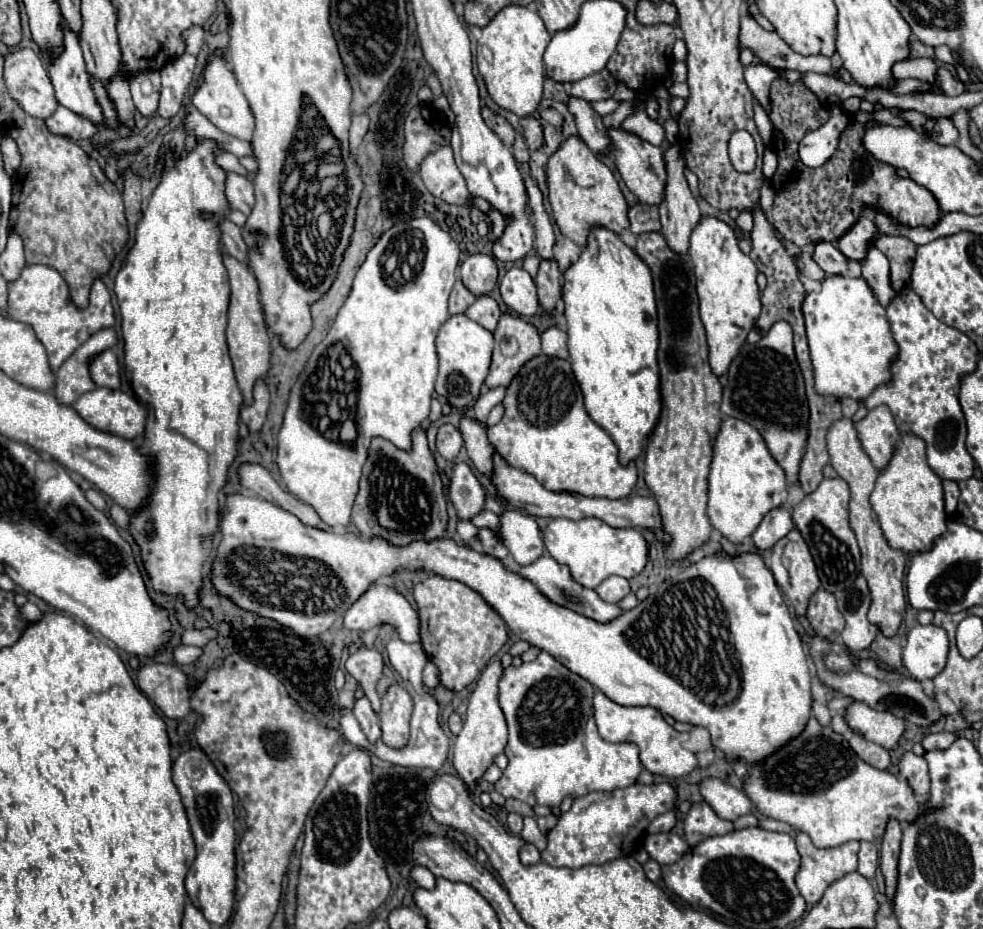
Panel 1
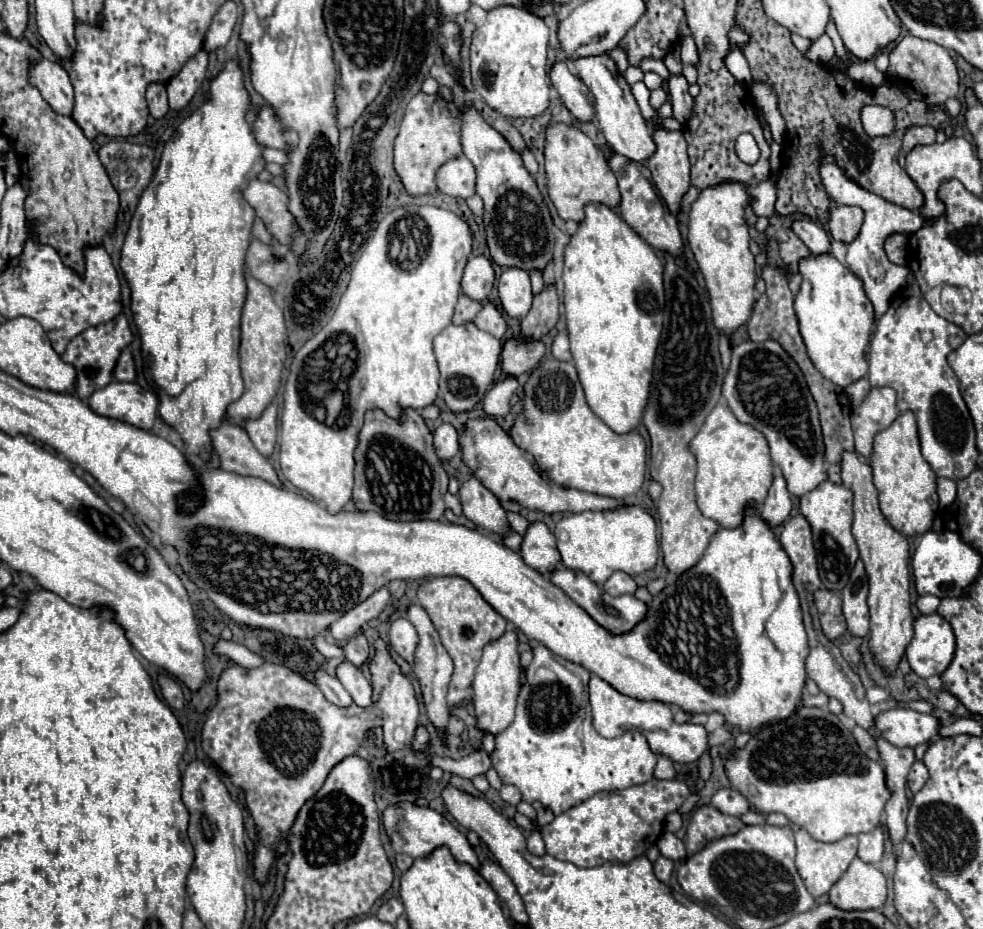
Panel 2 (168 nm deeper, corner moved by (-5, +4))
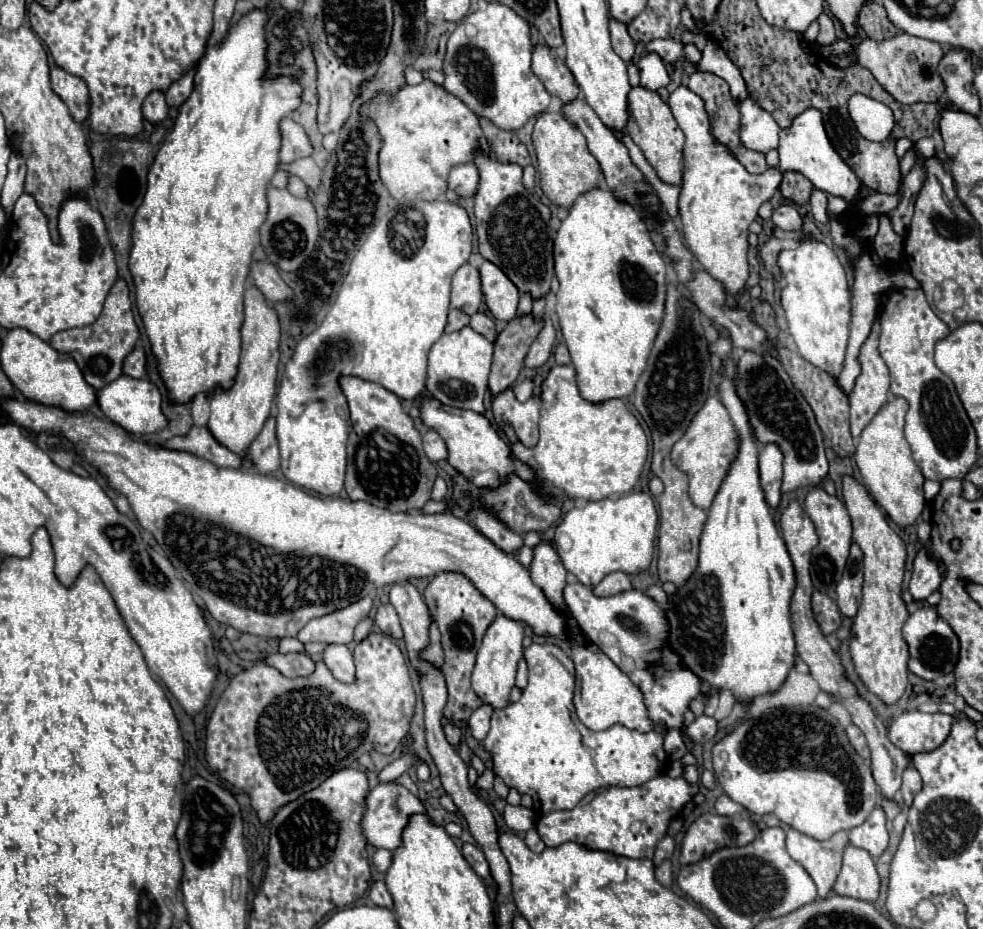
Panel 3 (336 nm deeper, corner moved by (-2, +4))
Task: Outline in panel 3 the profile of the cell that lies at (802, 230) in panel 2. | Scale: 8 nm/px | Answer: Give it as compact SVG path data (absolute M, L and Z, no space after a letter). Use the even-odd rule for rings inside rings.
M781 204L773 210L773 216L771 216L773 224L779 226L781 230L797 230L801 228L801 216L797 212L795 206L791 204Z

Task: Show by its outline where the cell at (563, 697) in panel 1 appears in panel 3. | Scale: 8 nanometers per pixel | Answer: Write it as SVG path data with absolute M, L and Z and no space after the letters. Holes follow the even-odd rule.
M531 644L525 648L525 660L529 666L529 684L523 690L519 702L493 710L491 730L485 736L483 746L493 756L493 772L501 776L509 788L515 788L521 794L531 794L535 798L533 808L537 814L575 808L587 792L597 790L601 780L589 780L589 756L585 756L585 744L581 744L581 732L575 726L575 712L571 702L575 686L573 662L555 644Z

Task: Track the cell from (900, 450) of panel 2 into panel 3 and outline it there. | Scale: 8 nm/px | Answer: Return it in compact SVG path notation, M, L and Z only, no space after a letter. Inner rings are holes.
M891 398L875 414L875 418L863 428L857 448L855 448L855 462L861 472L863 484L871 492L873 500L899 526L915 524L915 520L921 516L923 506L925 506L925 496L923 496L925 478L919 472L915 460L911 458L911 448L903 436L907 408L909 406L905 398Z

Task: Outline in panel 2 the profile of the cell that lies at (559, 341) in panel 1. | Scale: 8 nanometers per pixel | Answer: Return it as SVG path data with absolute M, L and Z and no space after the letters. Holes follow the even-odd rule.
M558 332L554 342L552 342L552 354L556 360L566 360L570 362L572 360L572 354L570 354L570 342L568 342L568 334L566 332Z

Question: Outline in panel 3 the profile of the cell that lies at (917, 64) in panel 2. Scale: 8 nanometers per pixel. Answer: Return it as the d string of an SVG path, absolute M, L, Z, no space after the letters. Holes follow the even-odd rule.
M899 32L897 36L883 40L883 42L875 42L875 40L861 40L859 44L851 44L847 40L835 40L833 44L819 44L815 42L815 50L825 56L839 56L839 54L855 54L859 66L867 68L877 82L899 102L899 104L915 104L915 102L937 102L939 96L945 92L943 80L937 72L937 64L941 60L941 56L945 54L943 48L937 42L925 40L925 38L917 38L905 32Z

